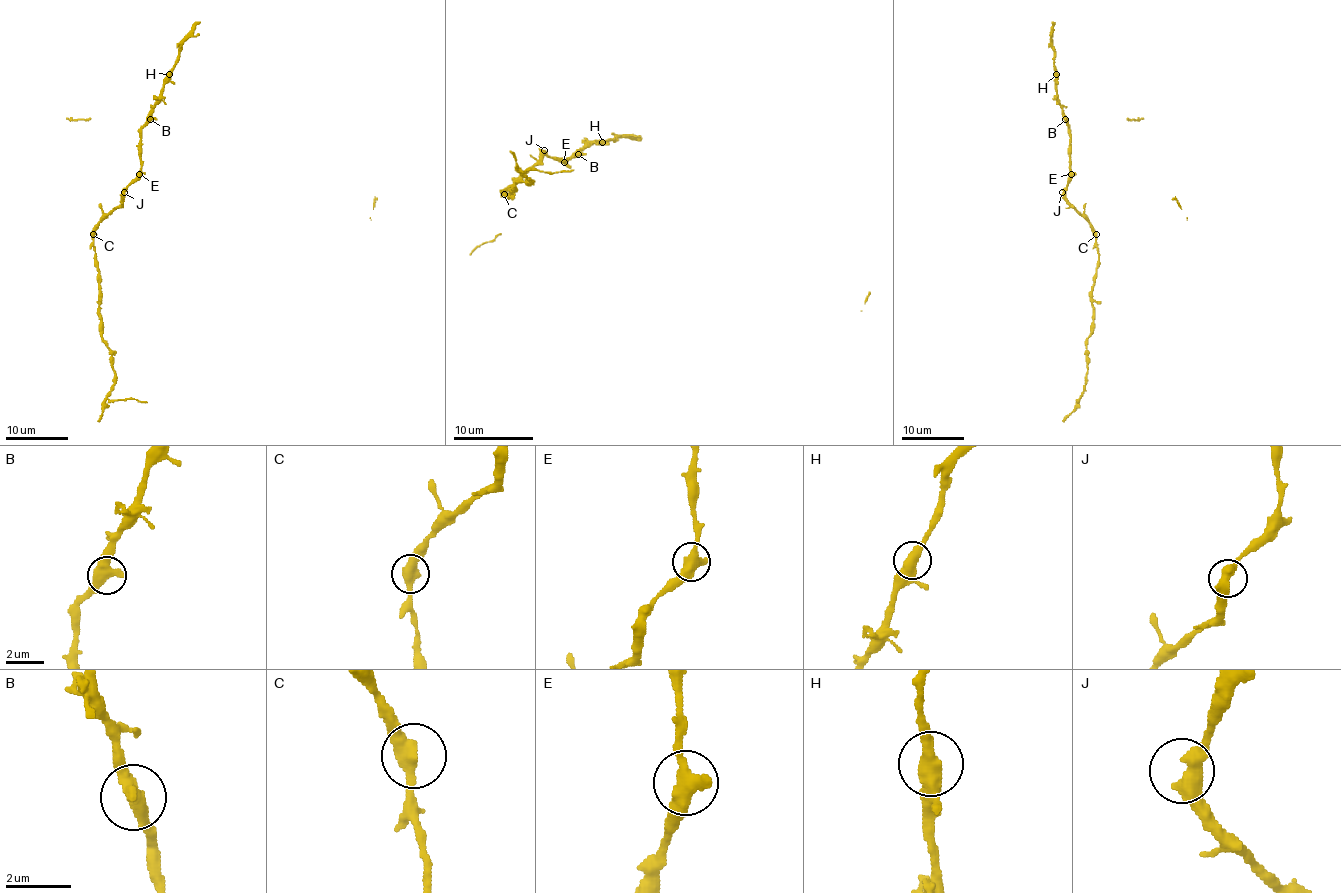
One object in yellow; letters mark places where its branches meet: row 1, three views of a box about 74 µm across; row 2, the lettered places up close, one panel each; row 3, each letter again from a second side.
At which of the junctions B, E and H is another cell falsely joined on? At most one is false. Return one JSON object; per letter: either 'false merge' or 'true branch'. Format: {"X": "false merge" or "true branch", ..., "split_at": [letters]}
{"B": "true branch", "E": "true branch", "H": "true branch", "split_at": []}

